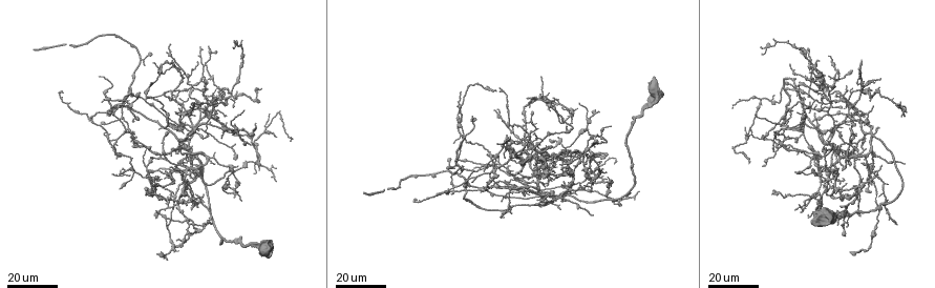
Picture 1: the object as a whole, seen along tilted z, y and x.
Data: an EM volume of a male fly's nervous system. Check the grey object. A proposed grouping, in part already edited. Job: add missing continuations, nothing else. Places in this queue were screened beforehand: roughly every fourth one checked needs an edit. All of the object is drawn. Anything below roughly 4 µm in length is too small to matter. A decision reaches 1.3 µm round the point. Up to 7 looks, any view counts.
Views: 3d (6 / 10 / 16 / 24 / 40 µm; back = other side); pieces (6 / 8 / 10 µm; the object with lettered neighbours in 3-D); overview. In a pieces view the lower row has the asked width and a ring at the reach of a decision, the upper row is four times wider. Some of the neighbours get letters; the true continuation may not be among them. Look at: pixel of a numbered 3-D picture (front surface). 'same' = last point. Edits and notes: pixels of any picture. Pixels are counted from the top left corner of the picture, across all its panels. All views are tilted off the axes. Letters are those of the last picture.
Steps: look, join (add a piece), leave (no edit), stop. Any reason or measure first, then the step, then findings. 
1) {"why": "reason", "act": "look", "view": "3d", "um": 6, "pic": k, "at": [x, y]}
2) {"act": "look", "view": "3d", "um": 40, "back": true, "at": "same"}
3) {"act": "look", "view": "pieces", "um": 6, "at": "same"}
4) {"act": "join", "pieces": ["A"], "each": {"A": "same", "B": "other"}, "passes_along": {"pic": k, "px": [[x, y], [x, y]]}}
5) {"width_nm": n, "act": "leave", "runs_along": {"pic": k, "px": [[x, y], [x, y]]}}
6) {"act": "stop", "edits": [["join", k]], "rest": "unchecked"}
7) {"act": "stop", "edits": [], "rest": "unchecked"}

{"why": "long arm stops here", "act": "look", "view": "3d", "um": 16, "pic": 1, "at": [171, 42]}

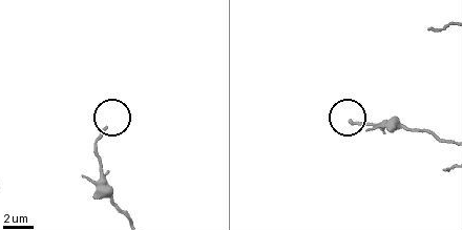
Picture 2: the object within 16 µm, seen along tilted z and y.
{"act": "look", "view": "pieces", "um": 10, "pic": 2, "at": [104, 126]}

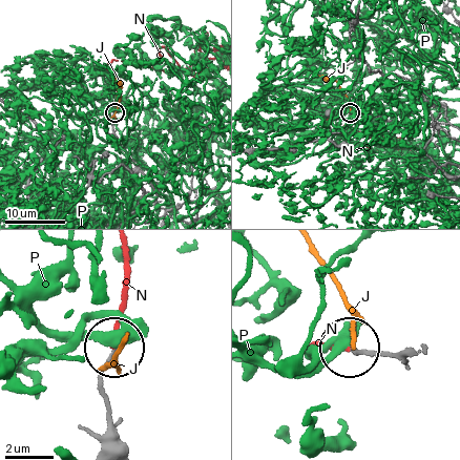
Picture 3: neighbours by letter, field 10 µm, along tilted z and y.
{"act": "leave", "each": {"J": "other", "N": "other", "P": "other"}, "found": "no lettered piece goes on from it"}

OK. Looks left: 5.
{"why": "tapers out", "act": "look", "view": "3d", "um": 24, "pic": 1, "at": [590, 191]}

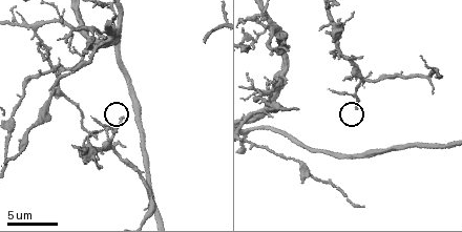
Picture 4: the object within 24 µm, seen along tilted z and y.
{"act": "look", "view": "pieces", "um": 10, "pic": 4, "at": [121, 117]}

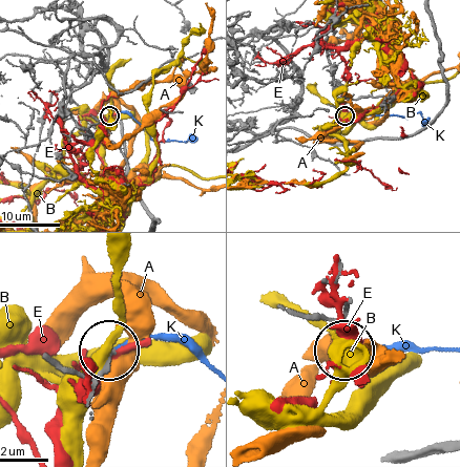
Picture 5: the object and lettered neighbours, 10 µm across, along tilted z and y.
{"act": "join", "pieces": ["K"], "each": {"A": "other", "B": "other", "E": "other", "K": "same"}, "found": "the neuron continues"}

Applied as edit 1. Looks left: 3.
{"why": "end of a long branch", "act": "look", "view": "pieces", "um": 10, "pic": 4, "at": [362, 208]}

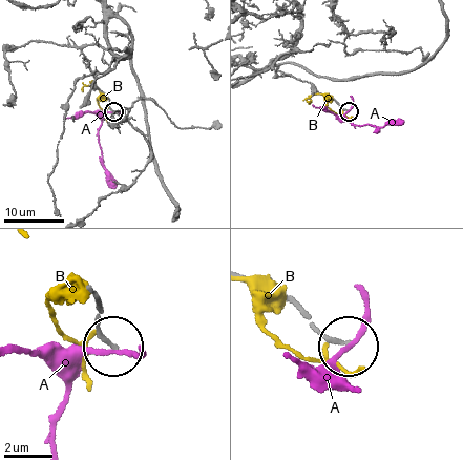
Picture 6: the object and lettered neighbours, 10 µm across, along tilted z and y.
{"width_nm": 150, "act": "leave", "each": {"A": "other", "B": "other"}, "found": "no lettered piece goes on from it"}

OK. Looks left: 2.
{"why": "an open end", "act": "look", "view": "3d", "um": 24, "pic": 1, "at": [863, 118]}

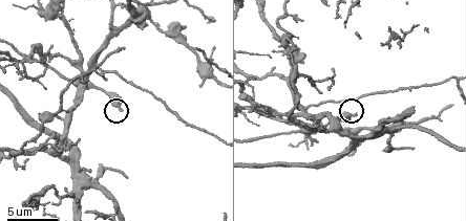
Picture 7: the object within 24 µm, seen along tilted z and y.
{"act": "look", "view": "pieces", "um": 8, "pic": 7, "at": [355, 112]}

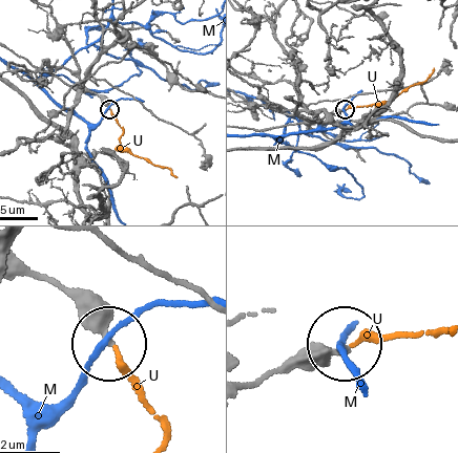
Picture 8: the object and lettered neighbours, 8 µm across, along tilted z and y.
{"act": "join", "pieces": ["U"], "each": {"M": "other", "U": "same"}, "passes_along": {"pic": 8, "px": [[89, 91], [110, 110], [122, 129], [123, 146], [177, 177]]}, "found": "it goes on there"}

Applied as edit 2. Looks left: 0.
{"act": "stop", "edits": [["join", 5], ["join", 8]], "rest": "unchecked"}

